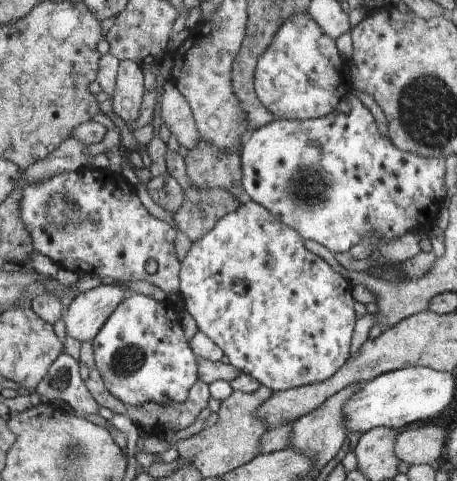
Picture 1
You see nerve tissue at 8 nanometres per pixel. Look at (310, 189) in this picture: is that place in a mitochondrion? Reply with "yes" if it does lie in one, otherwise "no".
yes

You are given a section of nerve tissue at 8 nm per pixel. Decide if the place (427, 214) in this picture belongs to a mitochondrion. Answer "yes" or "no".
no

